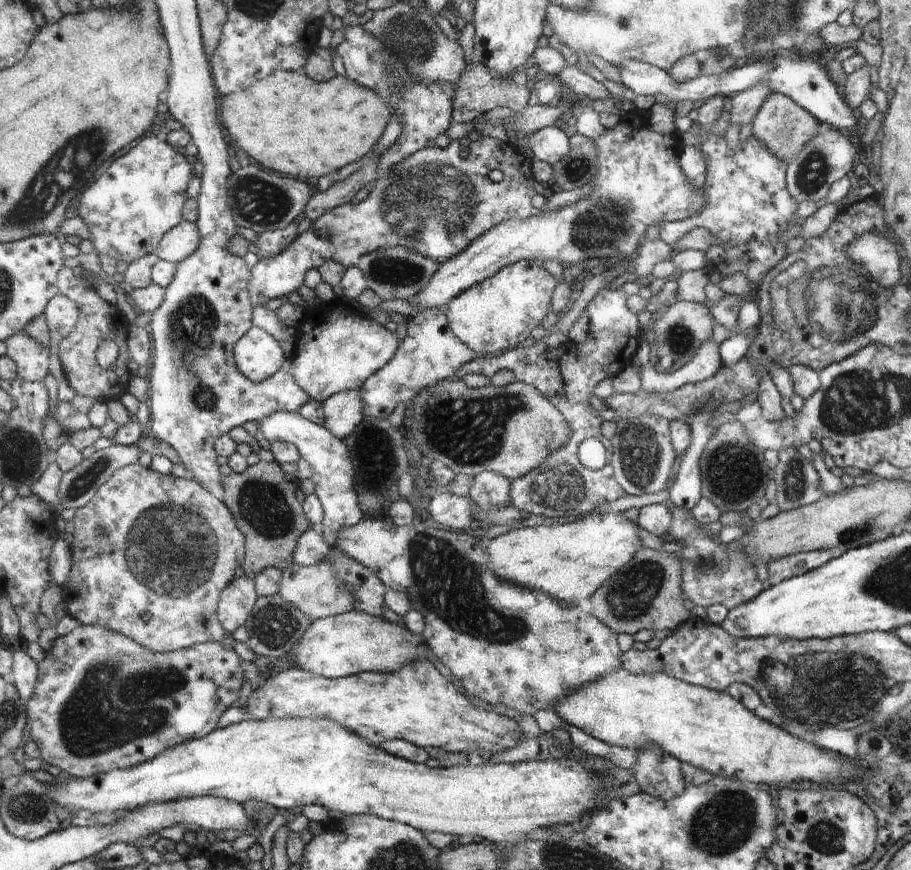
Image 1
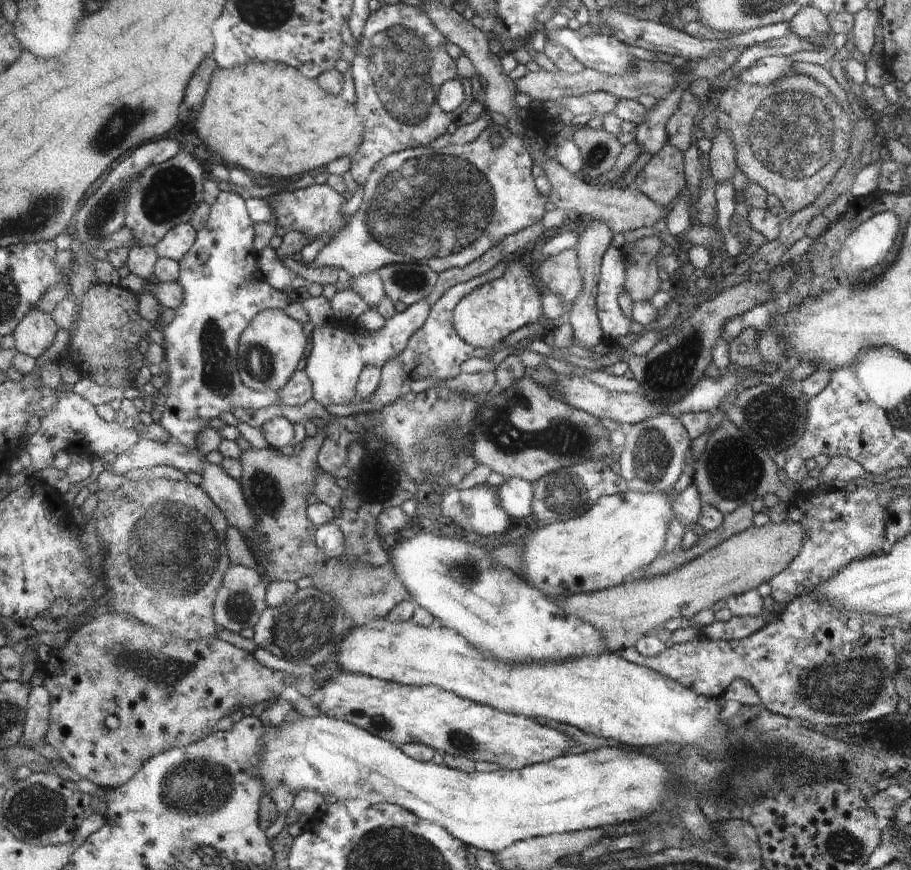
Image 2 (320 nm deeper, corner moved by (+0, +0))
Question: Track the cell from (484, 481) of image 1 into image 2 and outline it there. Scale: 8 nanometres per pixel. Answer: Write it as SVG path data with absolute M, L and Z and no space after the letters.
M520 477L506 478L499 486L502 506L515 519L524 518L533 512L534 485Z

